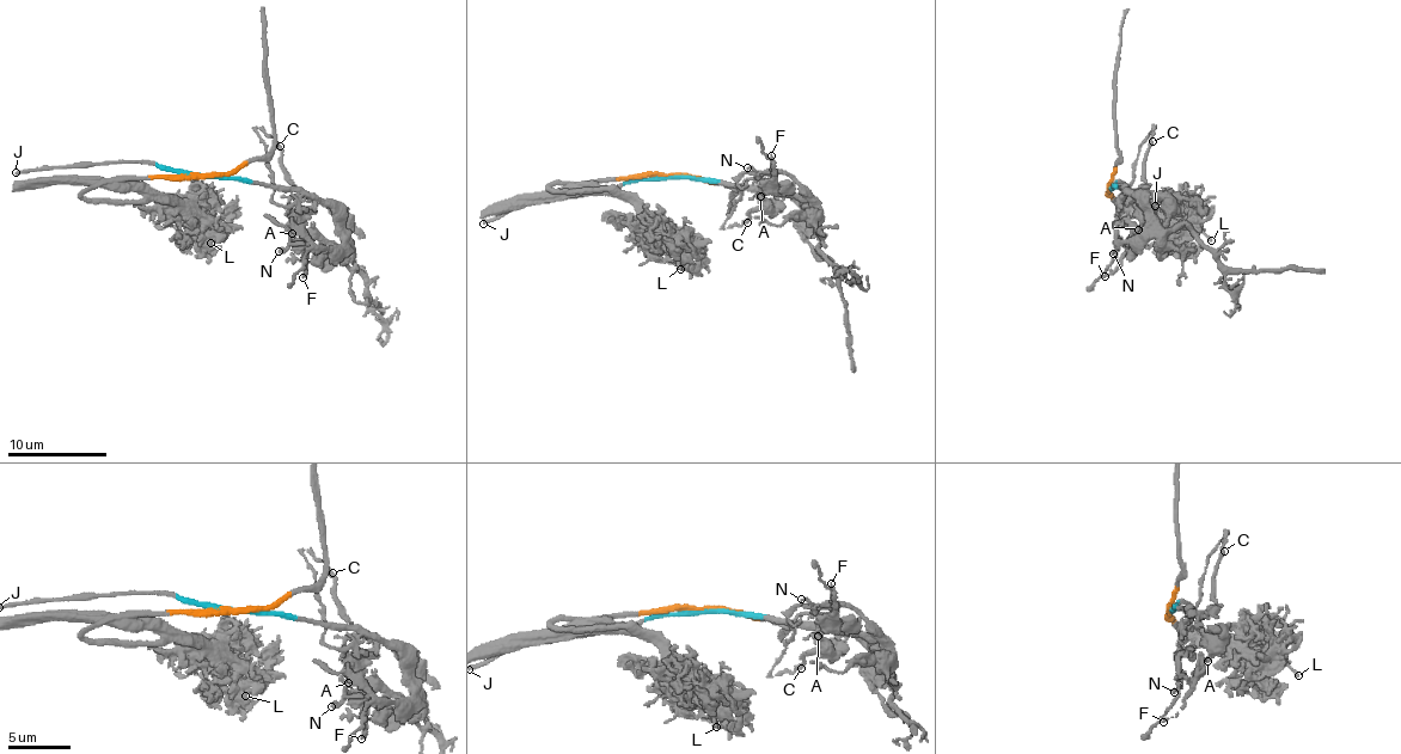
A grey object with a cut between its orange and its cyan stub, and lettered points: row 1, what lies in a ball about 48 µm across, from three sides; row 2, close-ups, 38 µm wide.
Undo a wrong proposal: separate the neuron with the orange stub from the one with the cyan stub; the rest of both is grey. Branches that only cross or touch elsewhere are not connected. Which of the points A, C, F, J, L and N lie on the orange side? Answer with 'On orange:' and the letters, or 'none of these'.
On orange: L

